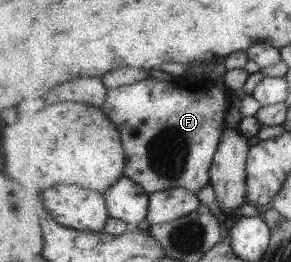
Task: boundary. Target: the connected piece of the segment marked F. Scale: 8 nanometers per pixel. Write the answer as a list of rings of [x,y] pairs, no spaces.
[[[150,75],[132,84],[109,88],[103,108],[120,129],[128,155],[126,175],[141,184],[149,194],[179,186],[197,192],[211,184],[210,171],[226,129],[227,93],[229,89],[225,84],[219,85],[215,81],[199,85],[192,77],[177,77],[167,82]]]

